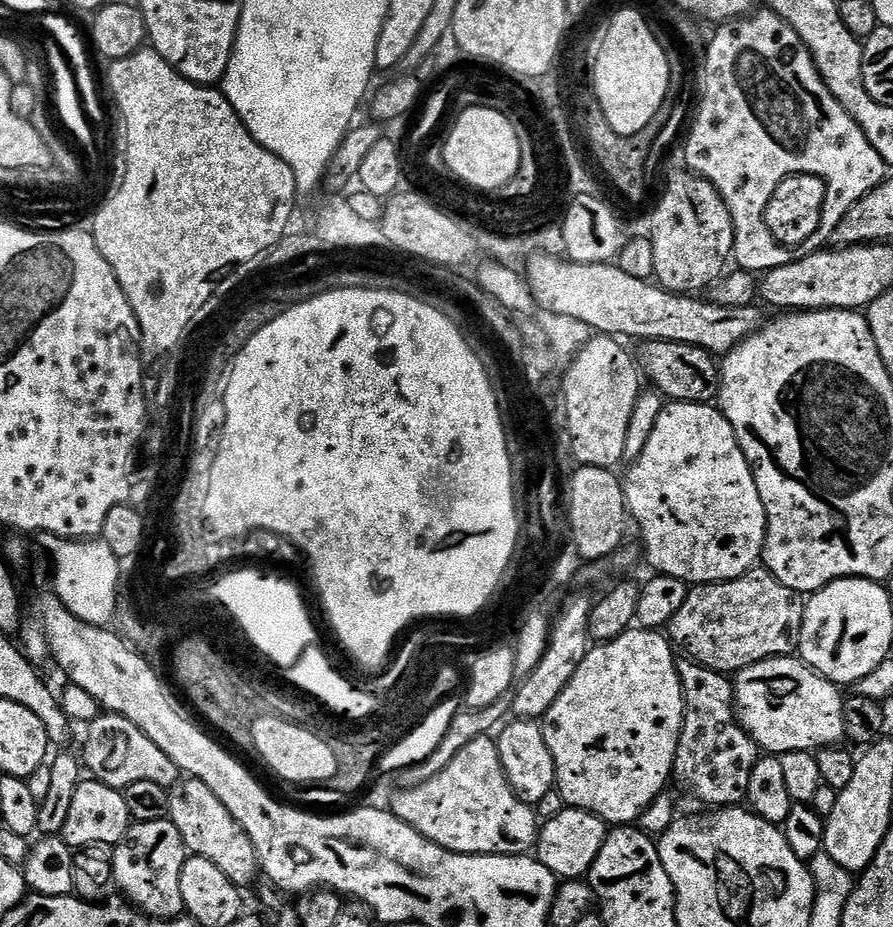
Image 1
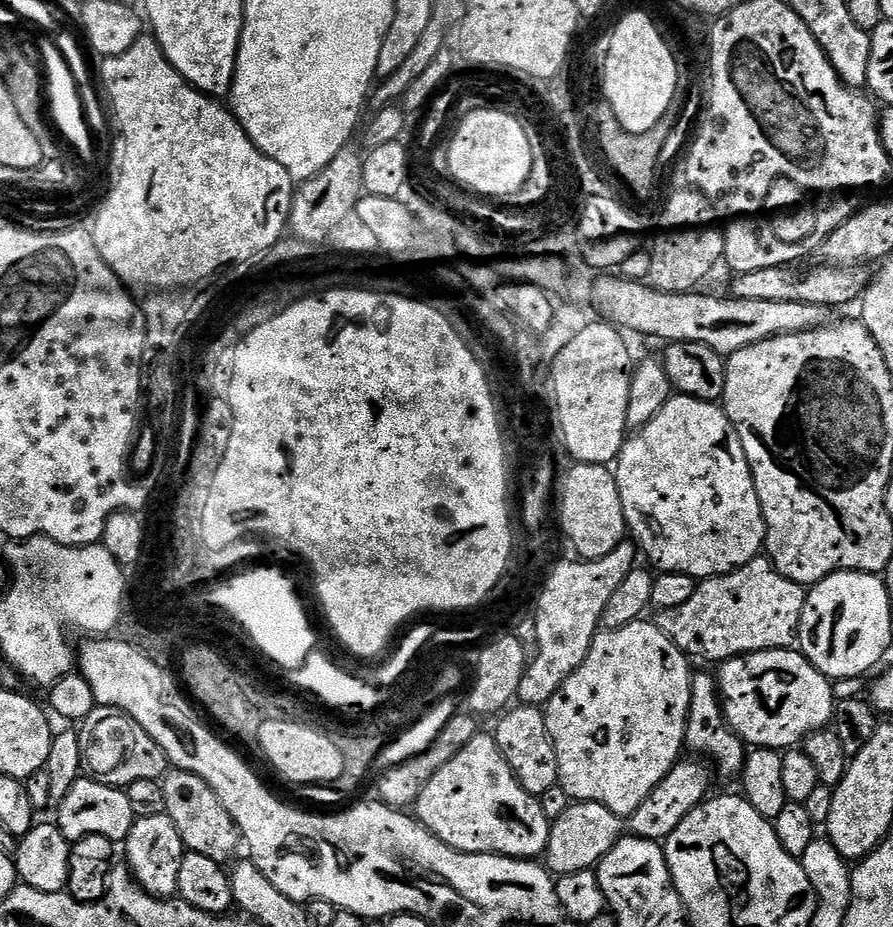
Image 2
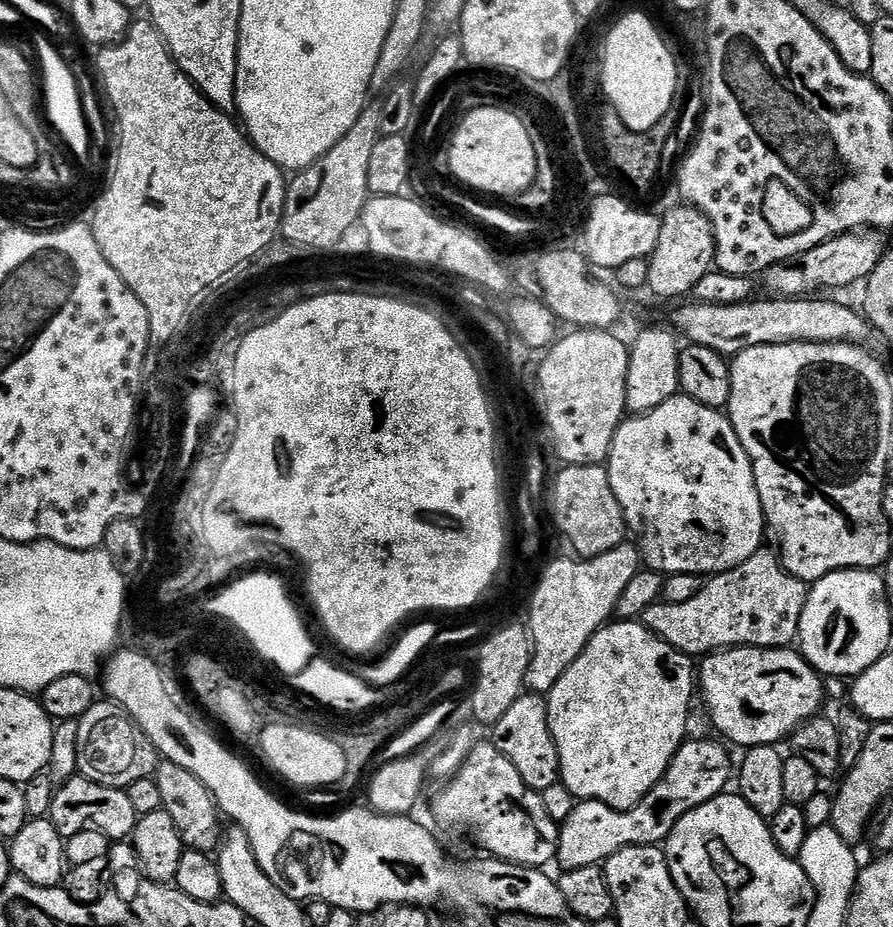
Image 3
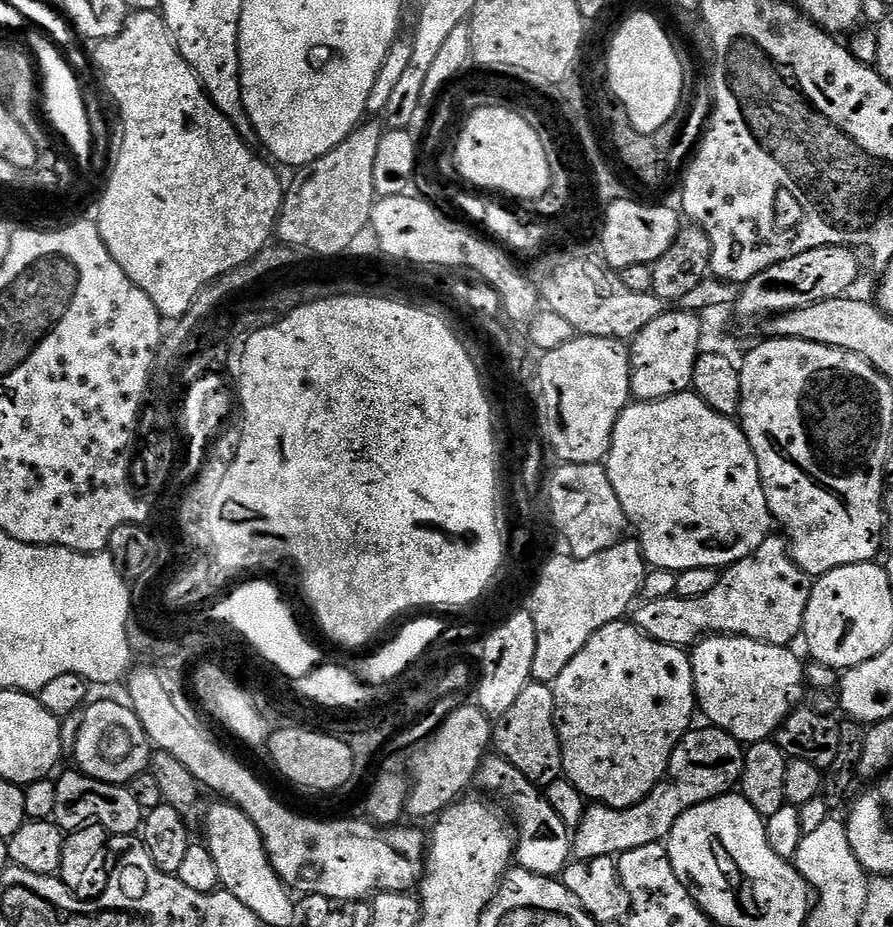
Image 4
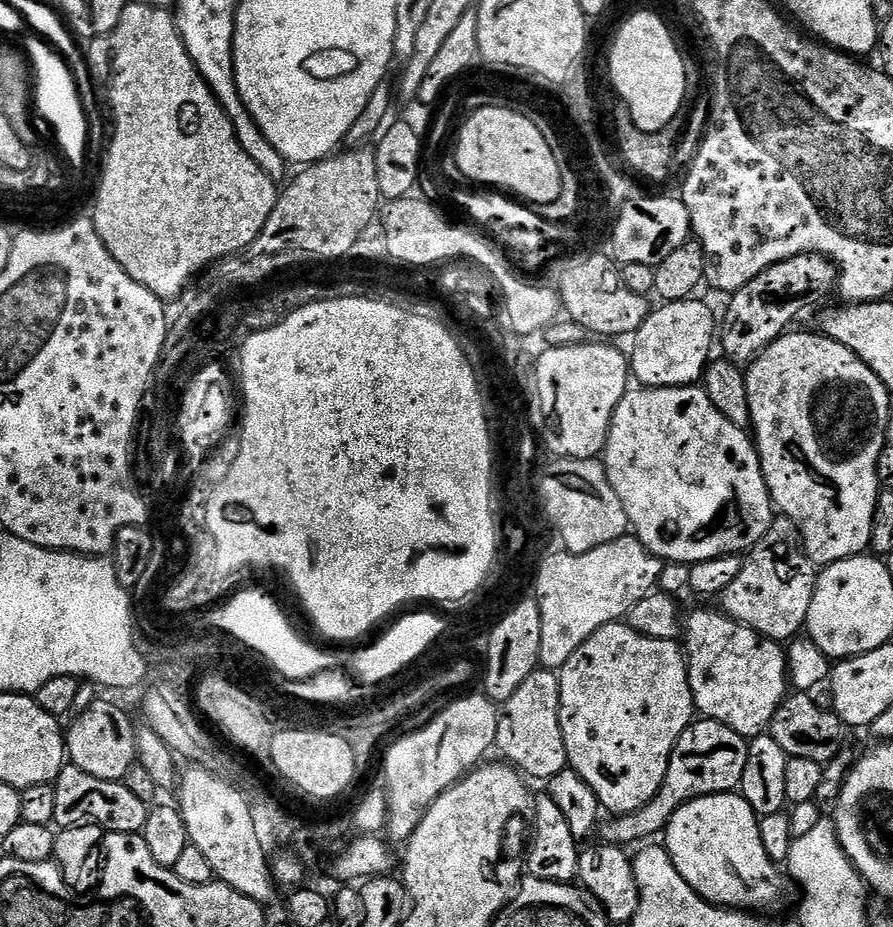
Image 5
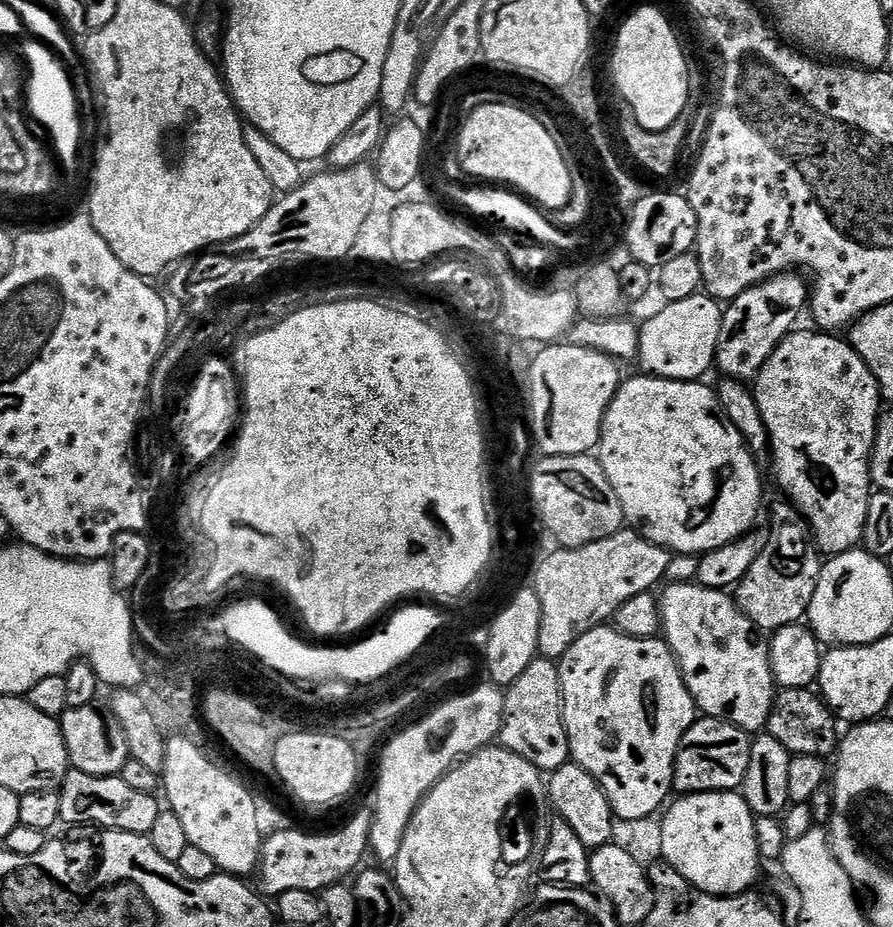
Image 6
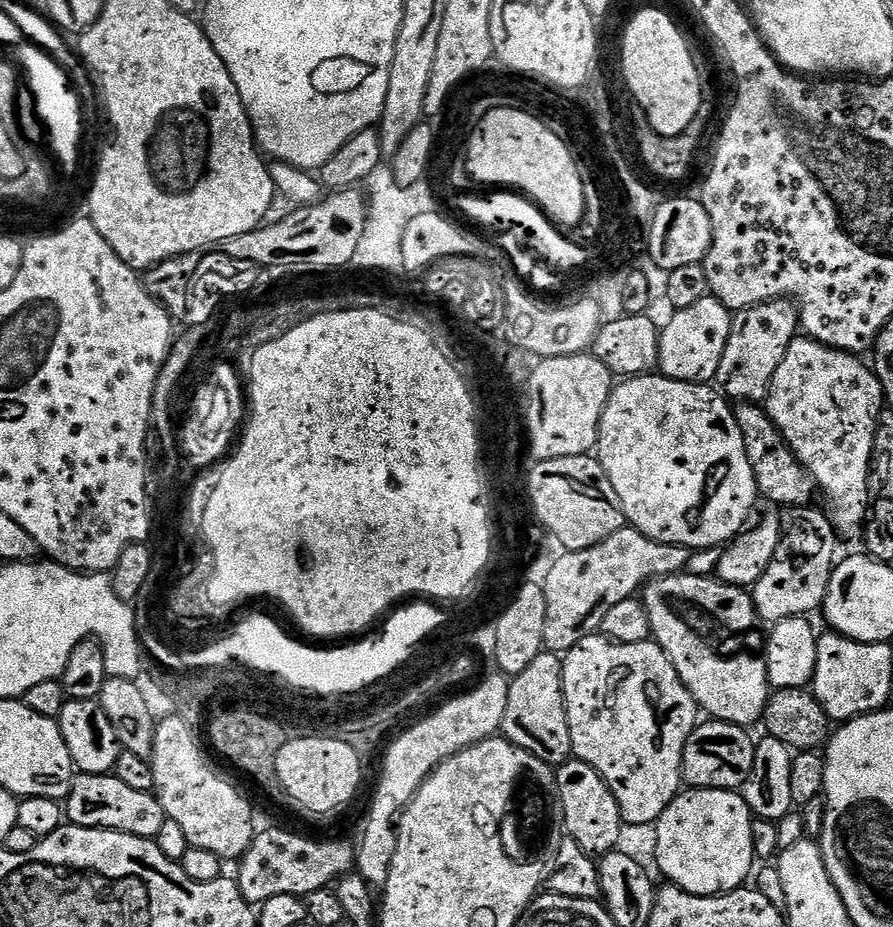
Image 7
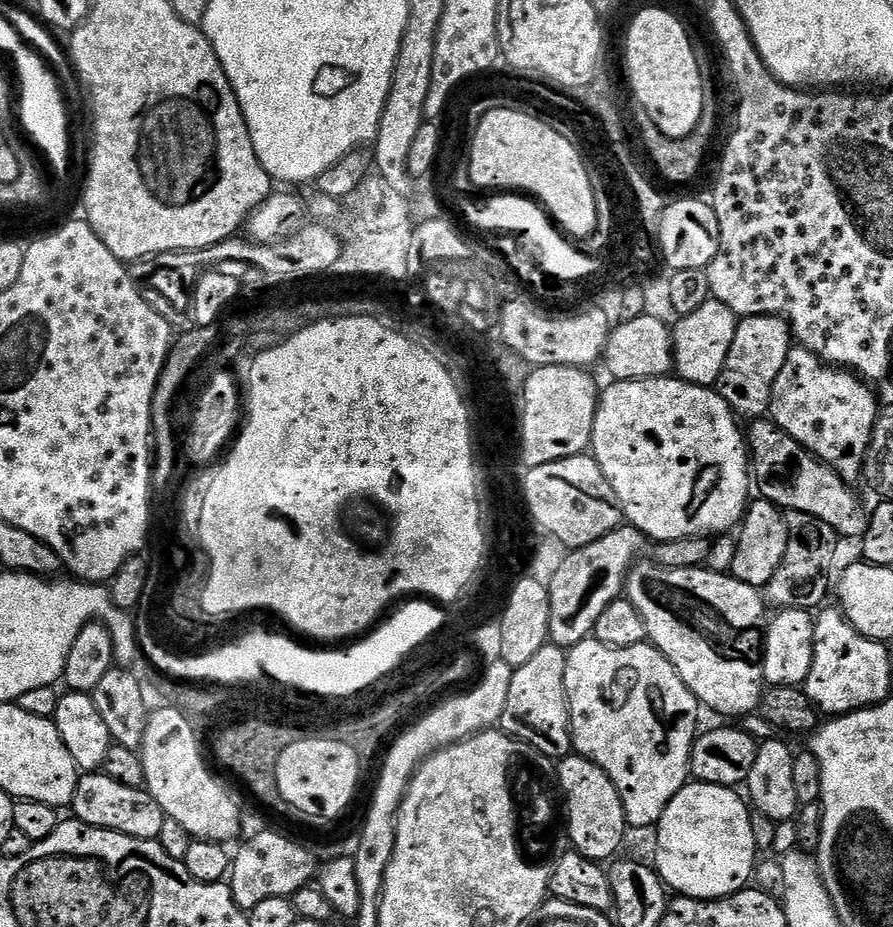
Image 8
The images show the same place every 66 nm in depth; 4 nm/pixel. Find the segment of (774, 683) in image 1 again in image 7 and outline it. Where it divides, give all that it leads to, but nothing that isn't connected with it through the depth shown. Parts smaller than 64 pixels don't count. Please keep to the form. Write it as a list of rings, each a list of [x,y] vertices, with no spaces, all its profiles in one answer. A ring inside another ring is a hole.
[[[673,574],[649,580],[642,589],[642,599],[652,627],[651,639],[668,655],[697,705],[703,711],[705,708],[713,720],[724,720],[728,724],[741,726],[752,726],[755,720],[757,723],[764,715],[770,695],[768,662],[763,655],[755,656],[744,648],[736,648],[740,644],[740,632],[748,632],[758,624],[751,591],[723,584],[712,576]]]

